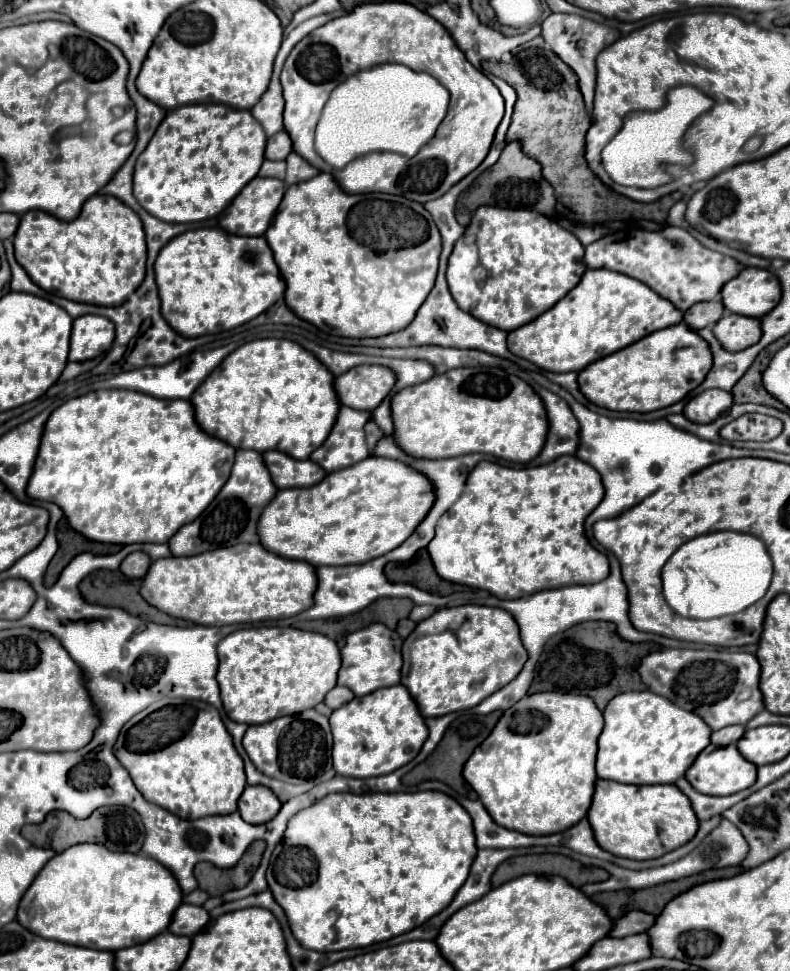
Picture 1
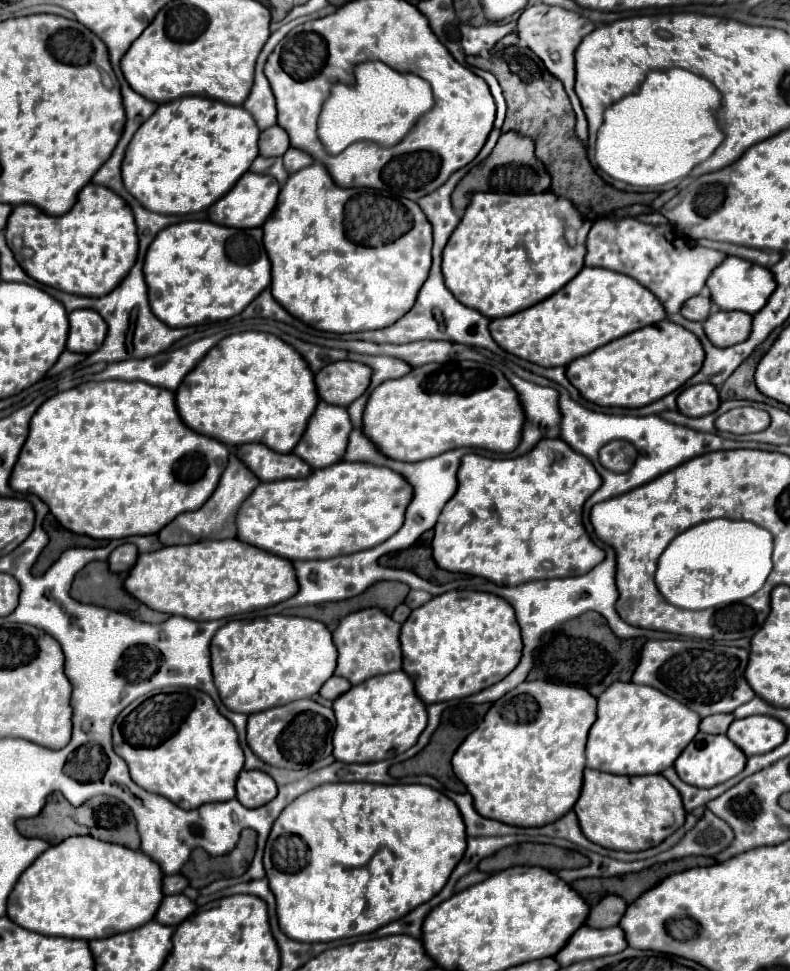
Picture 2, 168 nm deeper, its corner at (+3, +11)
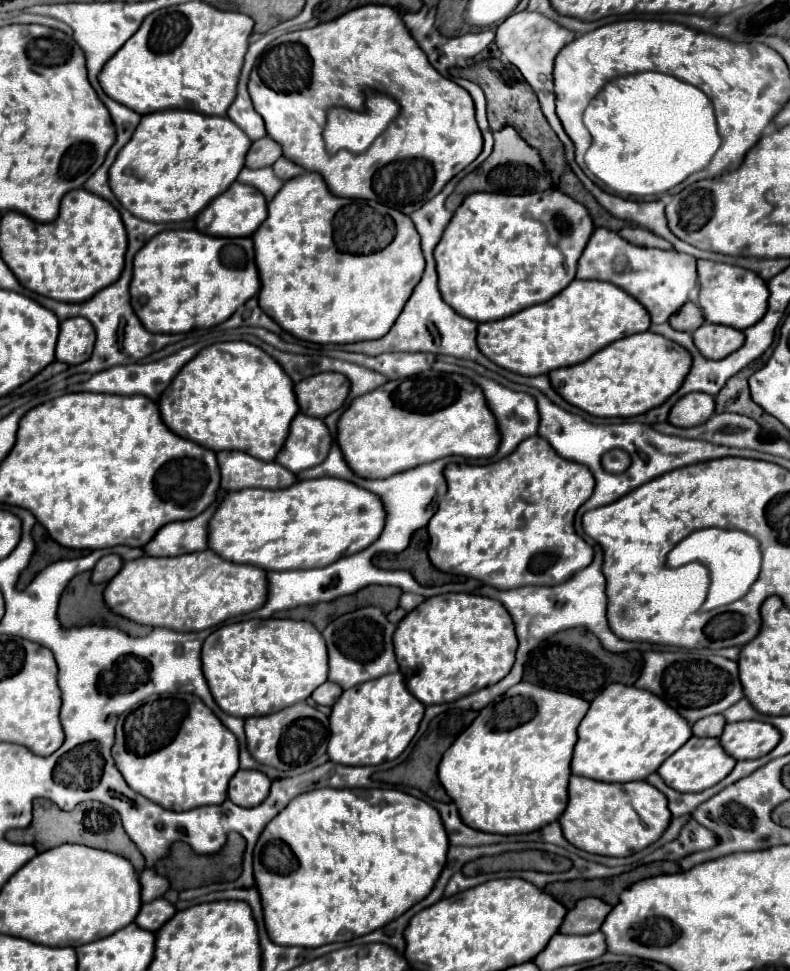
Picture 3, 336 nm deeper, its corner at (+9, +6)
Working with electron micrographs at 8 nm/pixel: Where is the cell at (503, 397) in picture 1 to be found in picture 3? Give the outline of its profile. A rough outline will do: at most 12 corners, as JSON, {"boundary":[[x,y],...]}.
{"boundary":[[424,371],[356,397],[336,441],[380,479],[492,457],[478,385]]}

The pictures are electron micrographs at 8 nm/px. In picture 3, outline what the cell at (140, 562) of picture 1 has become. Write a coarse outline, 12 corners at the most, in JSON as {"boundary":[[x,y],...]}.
{"boundary":[[104,555],[96,563],[90,581],[108,583],[120,571],[118,555]]}

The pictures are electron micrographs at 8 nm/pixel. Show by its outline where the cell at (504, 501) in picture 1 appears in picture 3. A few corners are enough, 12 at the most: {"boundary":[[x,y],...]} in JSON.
{"boundary":[[546,439],[450,463],[434,567],[498,589],[592,563],[592,473]]}

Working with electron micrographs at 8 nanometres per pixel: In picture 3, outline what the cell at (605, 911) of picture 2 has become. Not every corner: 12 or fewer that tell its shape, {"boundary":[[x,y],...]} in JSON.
{"boundary":[[580,899],[564,917],[560,933],[590,935],[600,929],[610,905]]}

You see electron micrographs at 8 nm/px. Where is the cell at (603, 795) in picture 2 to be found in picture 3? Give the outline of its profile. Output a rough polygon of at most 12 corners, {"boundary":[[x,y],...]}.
{"boundary":[[572,775],[558,821],[574,847],[626,857],[672,815],[646,781]]}

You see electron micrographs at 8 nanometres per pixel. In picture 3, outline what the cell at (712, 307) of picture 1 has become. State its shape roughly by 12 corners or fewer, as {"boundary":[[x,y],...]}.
{"boundary":[[682,305],[668,323],[676,331],[694,333],[704,315],[700,307]]}

